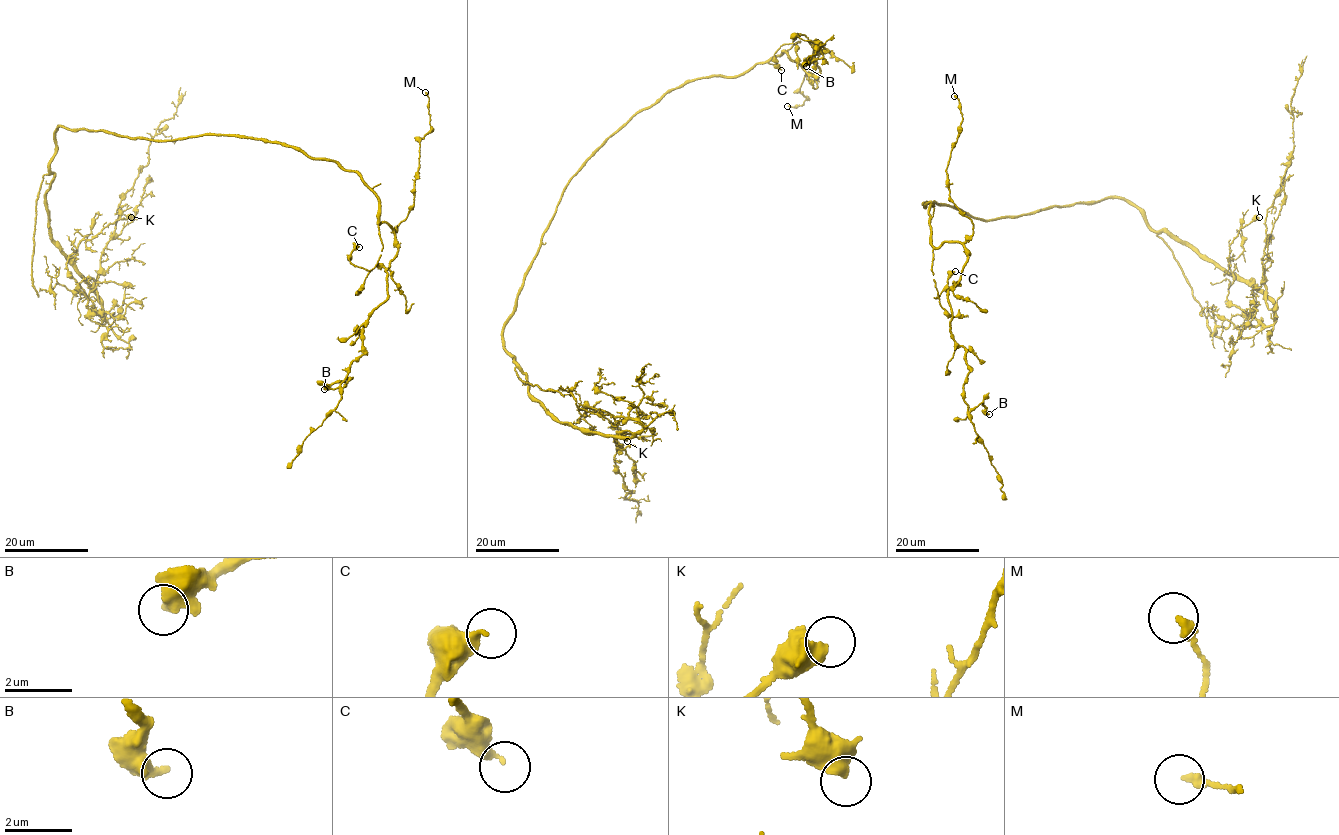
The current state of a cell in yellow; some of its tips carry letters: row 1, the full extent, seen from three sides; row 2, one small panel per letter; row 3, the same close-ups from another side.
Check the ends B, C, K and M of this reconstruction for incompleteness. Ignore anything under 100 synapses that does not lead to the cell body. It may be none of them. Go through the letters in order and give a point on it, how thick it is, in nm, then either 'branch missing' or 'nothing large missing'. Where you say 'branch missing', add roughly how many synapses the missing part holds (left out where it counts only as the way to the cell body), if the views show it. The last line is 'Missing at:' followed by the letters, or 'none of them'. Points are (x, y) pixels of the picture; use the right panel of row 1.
B: (989, 414) | 280 nm | nothing large missing
C: (955, 271) | 240 nm | nothing large missing
K: (1259, 217) | 400 nm | nothing large missing
M: (954, 96) | 280 nm | nothing large missing
Missing at: none of them

